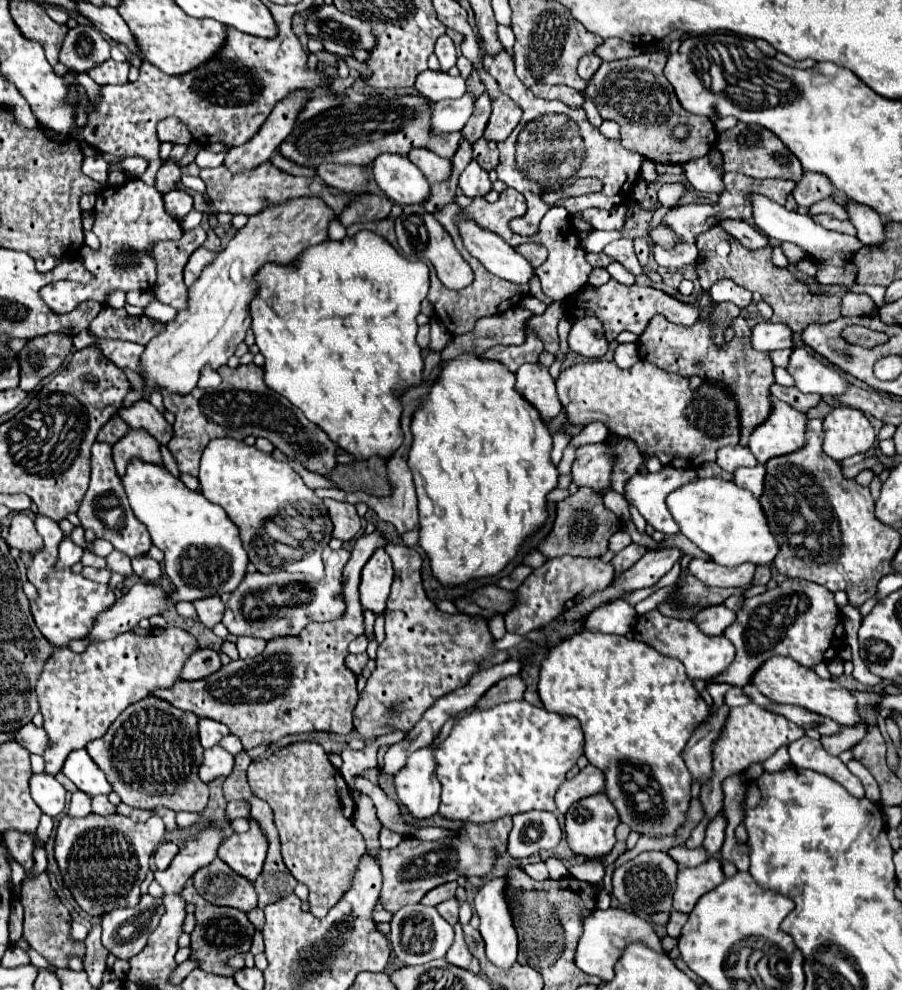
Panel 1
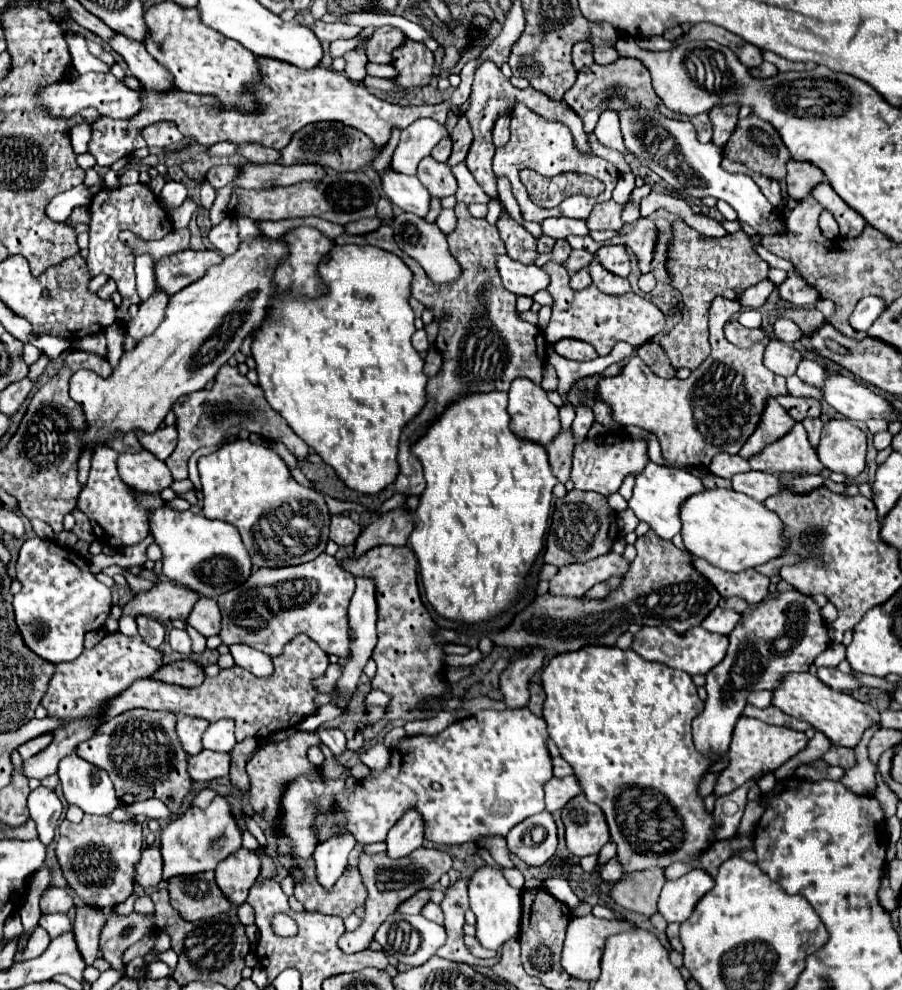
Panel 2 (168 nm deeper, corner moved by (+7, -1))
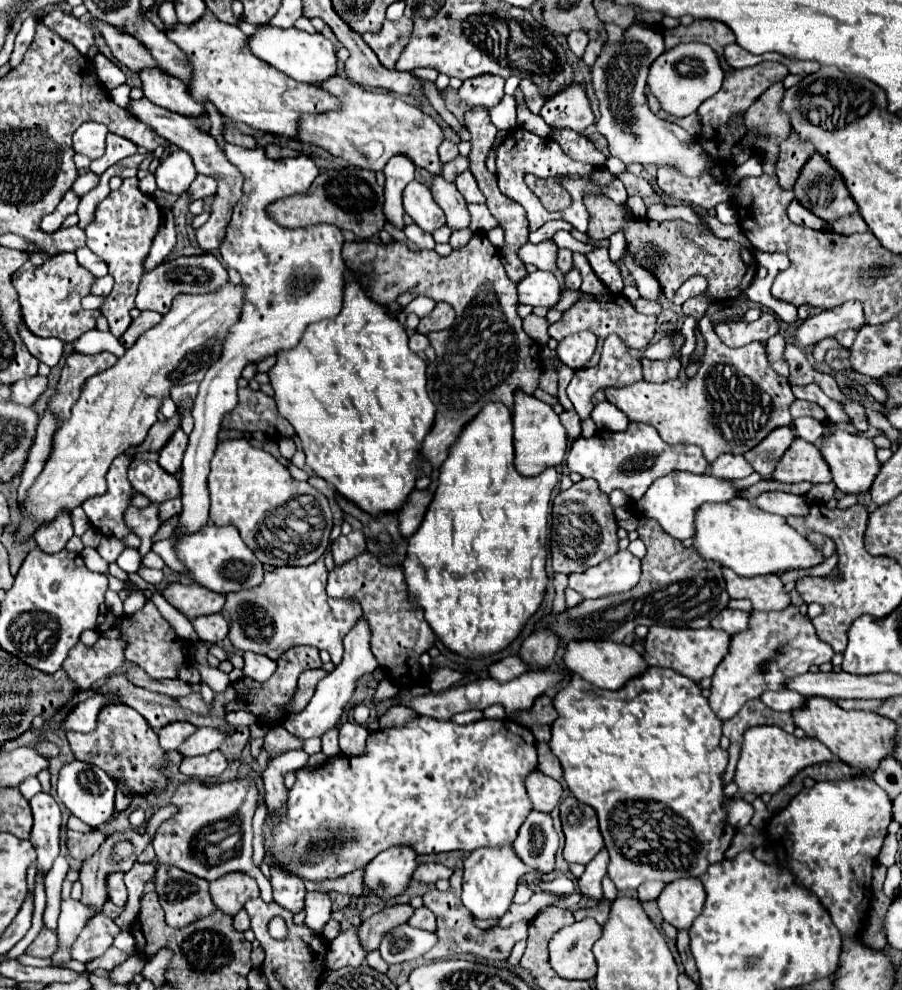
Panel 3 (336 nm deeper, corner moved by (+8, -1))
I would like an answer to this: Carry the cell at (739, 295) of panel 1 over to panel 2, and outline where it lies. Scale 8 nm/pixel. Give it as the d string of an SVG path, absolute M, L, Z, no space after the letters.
M717 298L713 300L709 308L709 342L711 342L711 354L707 360L691 372L687 380L679 378L669 378L663 380L655 376L643 360L633 356L627 366L623 368L621 374L613 378L601 378L599 380L599 396L613 408L613 418L621 426L639 426L647 432L653 432L659 438L661 452L667 460L671 462L681 462L687 466L699 466L707 468L711 464L711 458L719 452L727 454L737 454L739 448L747 442L751 432L755 430L755 424L759 424L759 416L763 416L763 408L767 406L767 396L781 396L787 394L785 388L785 378L773 374L763 366L763 344L753 344L747 350L741 350L733 346L731 342L725 340L723 336L723 326L729 322L737 312L741 310L739 300L727 300L727 298Z

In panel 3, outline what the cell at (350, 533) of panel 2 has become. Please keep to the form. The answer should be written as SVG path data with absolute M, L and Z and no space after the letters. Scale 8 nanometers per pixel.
M352 530L348 536L338 536L332 542L332 554L334 554L334 562L344 564L346 560L354 558L354 554L364 552L366 550L366 542L364 542L364 534L362 530Z

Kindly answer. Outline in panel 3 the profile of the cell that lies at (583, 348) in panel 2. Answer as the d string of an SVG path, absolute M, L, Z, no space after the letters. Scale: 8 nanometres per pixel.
M580 332L580 334L570 334L564 340L560 340L556 354L566 366L578 370L586 366L594 350L596 350L596 336L592 332Z

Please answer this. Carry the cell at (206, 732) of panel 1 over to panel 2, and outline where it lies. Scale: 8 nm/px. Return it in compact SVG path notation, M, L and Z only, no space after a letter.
M179 716L175 730L179 736L179 742L183 746L183 750L193 756L201 750L201 736L207 730L209 722L207 720L199 720L199 718L187 718L187 716Z

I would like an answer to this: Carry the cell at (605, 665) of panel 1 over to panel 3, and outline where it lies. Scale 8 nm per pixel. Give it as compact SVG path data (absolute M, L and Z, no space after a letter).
M648 668L644 674L630 678L620 690L602 690L592 686L590 682L582 680L580 676L572 674L570 680L564 684L560 692L554 696L554 708L558 712L558 718L552 724L552 740L550 750L560 760L564 768L564 780L570 788L570 792L584 804L590 804L600 820L600 832L606 842L606 850L610 852L610 864L608 864L608 876L616 884L618 890L636 890L642 882L648 880L662 880L662 882L674 882L678 878L700 878L710 864L720 862L724 858L724 850L730 846L730 840L734 836L734 828L726 824L726 814L722 810L722 804L726 802L726 796L722 794L722 772L726 770L726 758L728 752L720 748L720 736L722 736L722 722L710 712L708 700L702 696L700 686L678 674L676 670L668 668Z

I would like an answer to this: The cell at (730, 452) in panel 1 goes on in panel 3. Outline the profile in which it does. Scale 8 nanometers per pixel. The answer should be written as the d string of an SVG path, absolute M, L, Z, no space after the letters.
M722 454L718 456L712 464L710 464L710 474L716 478L724 478L724 480L734 480L734 478L746 478L750 476L754 470L752 466L746 462L744 456L736 456L736 454Z

